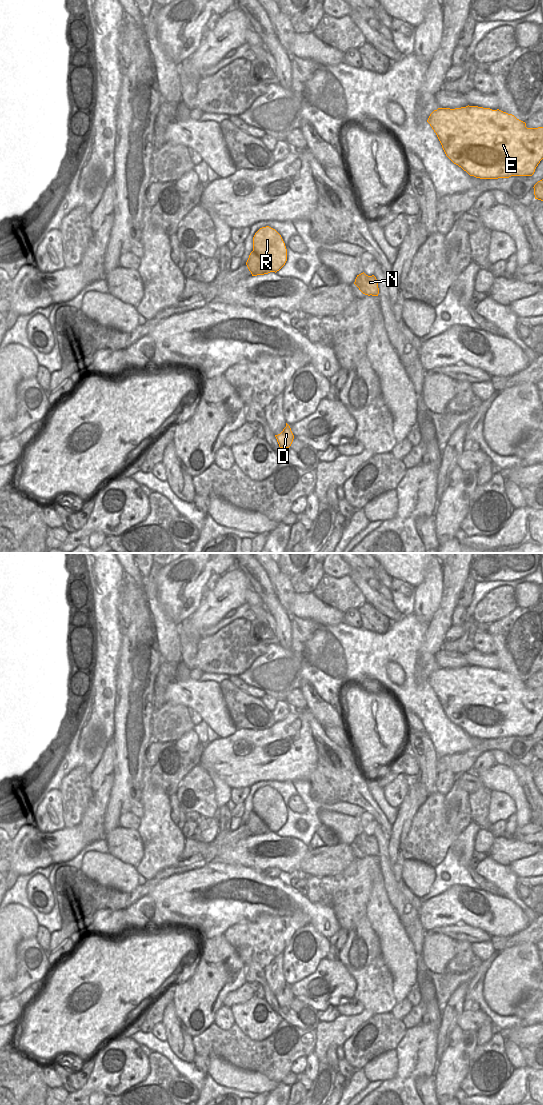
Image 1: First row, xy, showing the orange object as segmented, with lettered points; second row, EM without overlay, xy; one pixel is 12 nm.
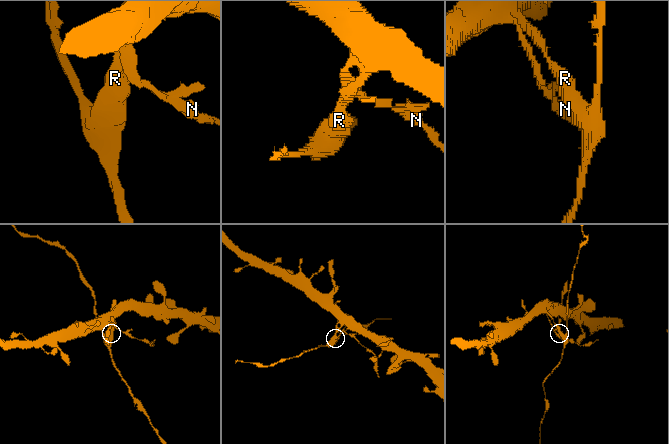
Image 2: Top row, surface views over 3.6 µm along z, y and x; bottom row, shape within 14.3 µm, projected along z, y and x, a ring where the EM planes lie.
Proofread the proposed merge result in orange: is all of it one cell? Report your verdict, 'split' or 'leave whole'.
split

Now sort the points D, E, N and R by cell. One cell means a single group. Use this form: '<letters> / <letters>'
D / E N R

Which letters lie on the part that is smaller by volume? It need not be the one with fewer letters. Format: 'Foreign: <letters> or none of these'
Foreign: D

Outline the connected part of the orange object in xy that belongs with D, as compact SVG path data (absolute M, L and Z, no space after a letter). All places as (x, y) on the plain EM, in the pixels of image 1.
M286 983L286 987L283 991L275 995L280 1008L289 1008L293 1002L294 995L291 991L290 986Z

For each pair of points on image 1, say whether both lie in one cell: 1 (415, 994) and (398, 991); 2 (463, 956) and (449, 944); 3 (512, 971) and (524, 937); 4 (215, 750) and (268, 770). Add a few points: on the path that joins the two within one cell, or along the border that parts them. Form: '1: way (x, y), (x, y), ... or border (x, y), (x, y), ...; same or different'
1: border (416, 983), (405, 998); different
2: border (457, 941), (455, 954), (445, 970); different
3: border (532, 942), (522, 942), (505, 948); different
4: way (228, 757), (233, 759), (251, 759), (255, 763); same

